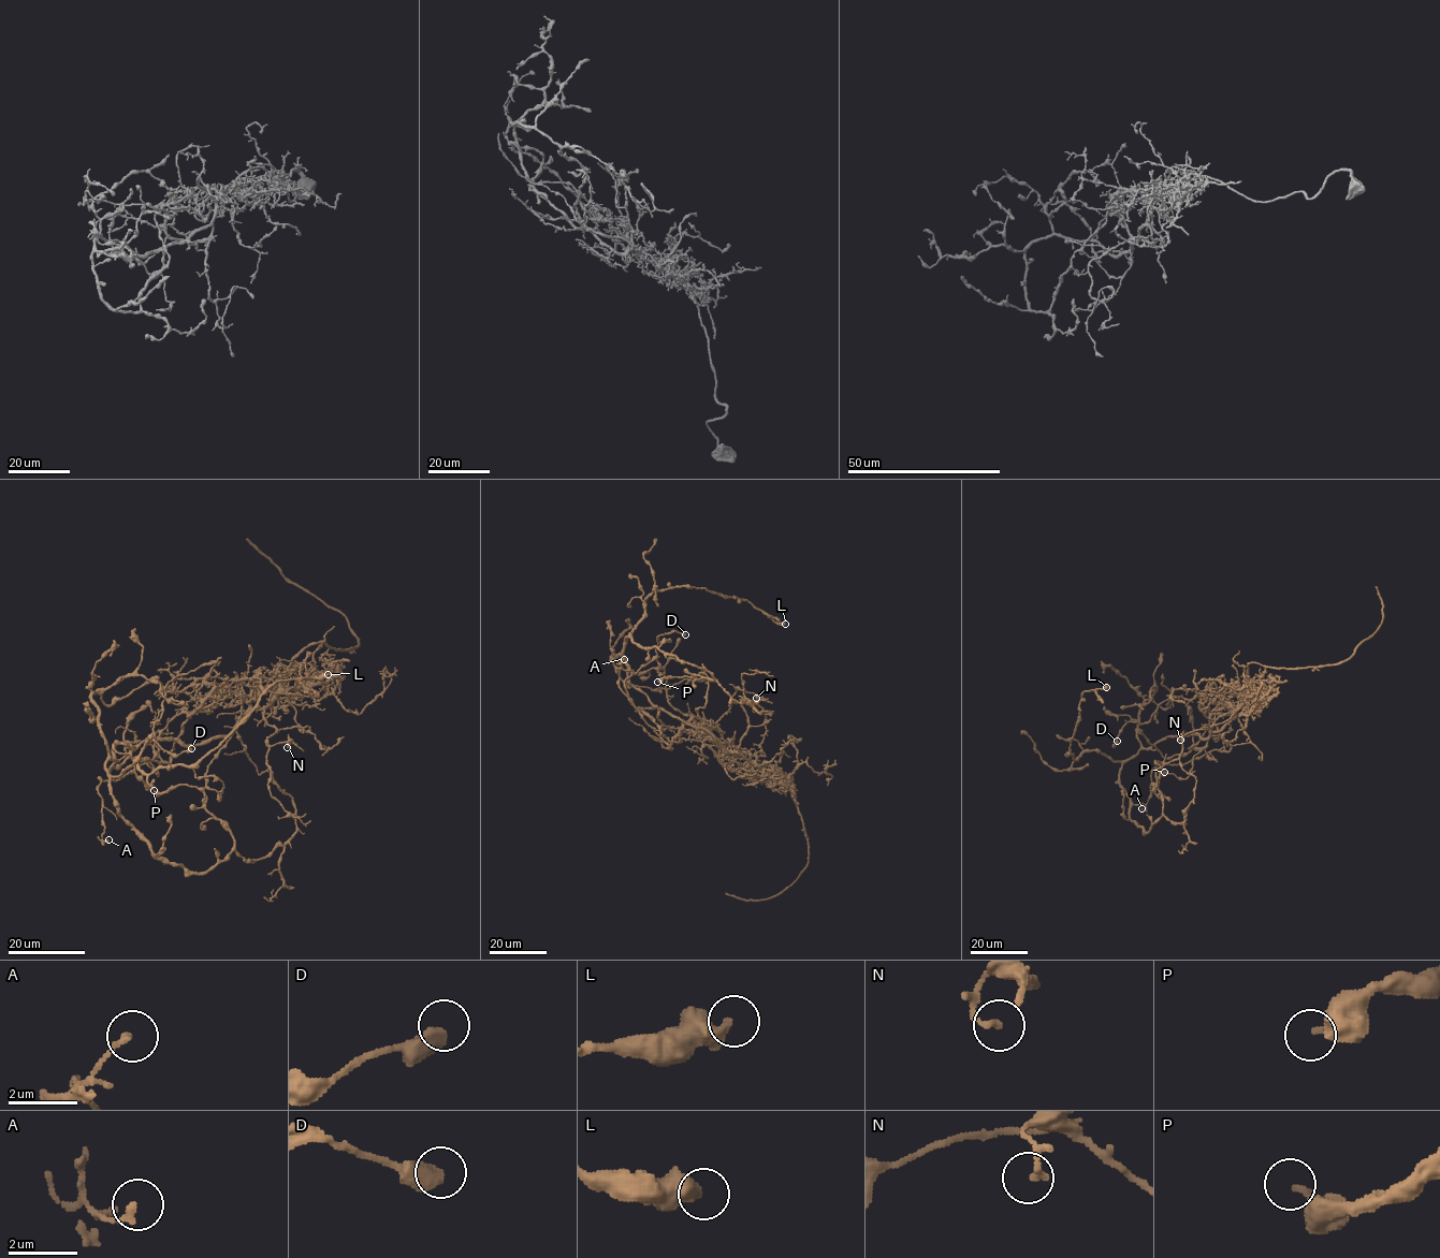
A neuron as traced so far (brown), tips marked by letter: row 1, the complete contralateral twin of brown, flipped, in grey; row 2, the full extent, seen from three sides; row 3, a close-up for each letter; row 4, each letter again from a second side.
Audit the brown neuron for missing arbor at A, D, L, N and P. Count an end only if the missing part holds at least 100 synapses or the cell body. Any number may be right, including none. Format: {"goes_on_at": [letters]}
{"goes_on_at": []}

